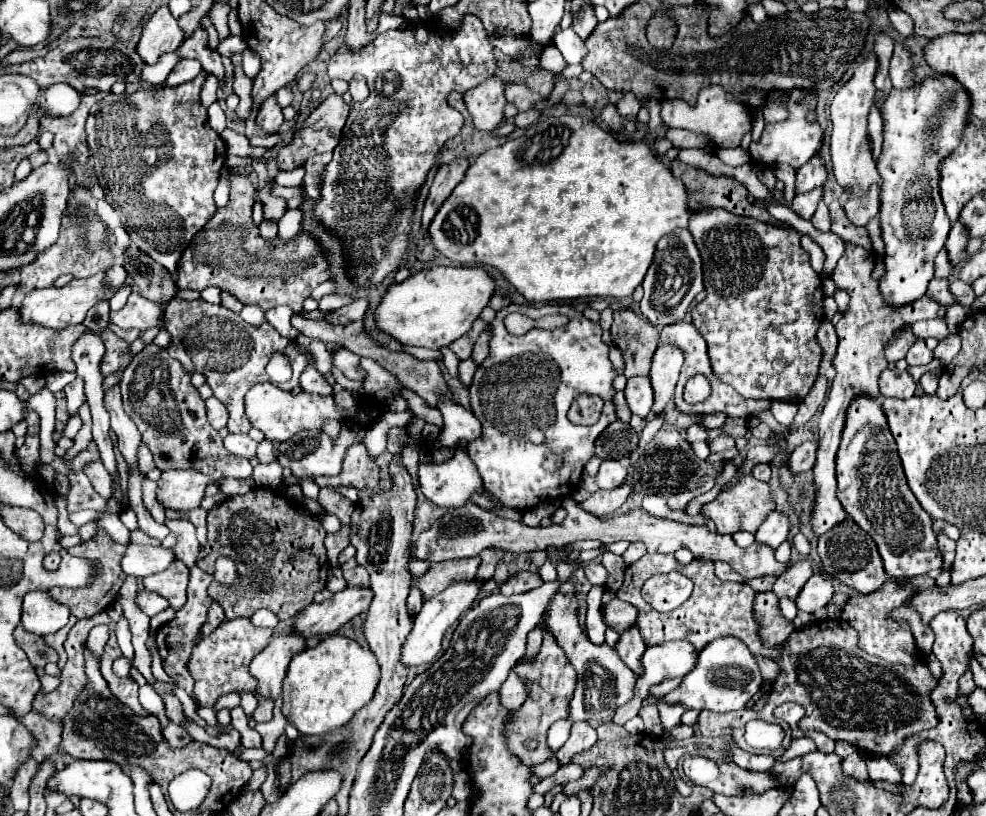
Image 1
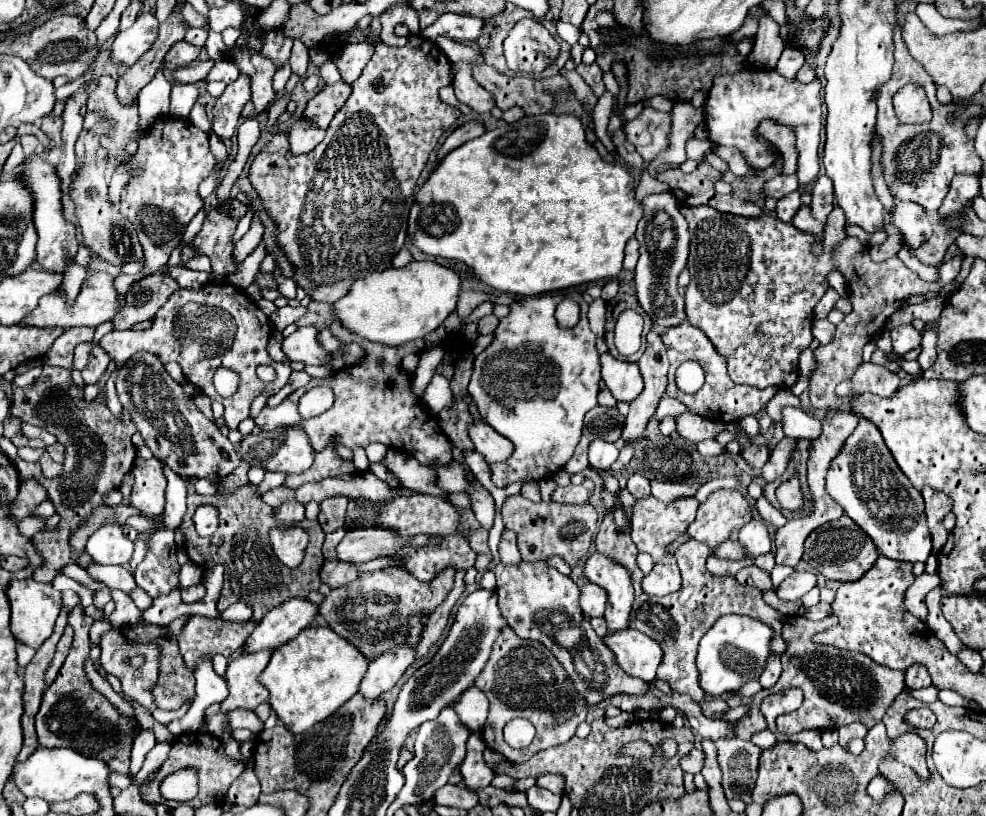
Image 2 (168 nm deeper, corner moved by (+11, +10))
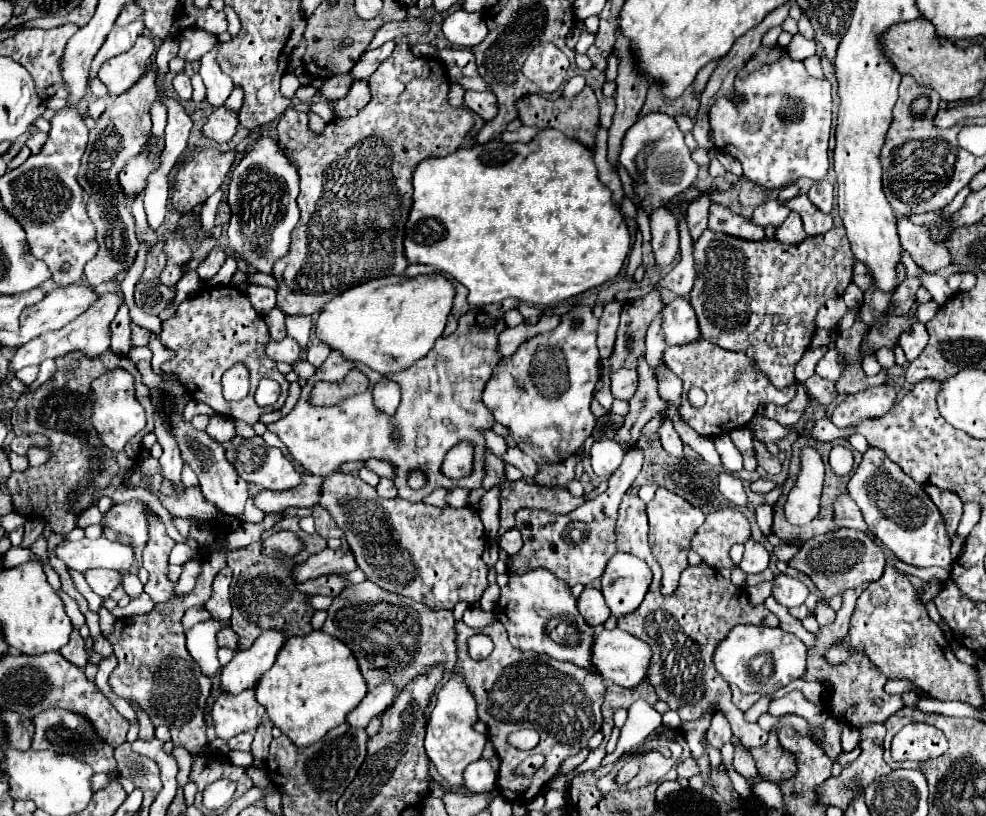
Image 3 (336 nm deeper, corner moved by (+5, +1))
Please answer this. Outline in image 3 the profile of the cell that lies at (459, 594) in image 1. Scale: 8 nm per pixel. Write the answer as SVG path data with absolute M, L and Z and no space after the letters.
M380 684L374 690L370 690L366 694L366 698L348 714L350 726L366 728L366 724L374 716L380 716L392 704L394 696L396 696L396 686L394 684Z

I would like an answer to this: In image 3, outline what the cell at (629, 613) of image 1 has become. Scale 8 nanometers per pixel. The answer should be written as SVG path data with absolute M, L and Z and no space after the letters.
M584 588L578 598L578 608L590 626L600 626L610 618L610 610L604 602L604 596L596 588Z

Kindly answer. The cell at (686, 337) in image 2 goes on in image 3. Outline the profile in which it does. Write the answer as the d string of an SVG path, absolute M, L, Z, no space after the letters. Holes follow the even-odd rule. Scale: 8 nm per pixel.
M702 338L696 340L696 344L666 348L664 362L684 384L680 414L684 422L690 428L694 428L698 434L714 434L714 436L730 434L734 428L744 428L746 424L750 424L750 420L756 416L760 406L768 406L768 404L784 406L796 394L796 386L784 390L774 388L766 380L766 376L752 366L752 360L746 354L724 350ZM692 386L702 388L708 396L706 404L700 408L692 406L688 400L688 390Z

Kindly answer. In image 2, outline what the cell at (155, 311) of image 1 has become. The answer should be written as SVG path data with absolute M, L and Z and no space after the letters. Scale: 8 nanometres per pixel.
M94 271L90 275L86 275L82 287L80 287L80 293L78 297L74 299L74 303L68 303L66 299L66 293L62 289L62 285L44 295L38 303L38 307L26 315L26 319L20 321L20 325L32 325L32 327L62 327L62 329L68 329L68 327L76 327L76 325L90 325L90 327L96 327L108 319L112 319L114 315L118 313L118 301L116 301L116 291L114 291L114 277L108 275L108 273L100 273L100 271Z

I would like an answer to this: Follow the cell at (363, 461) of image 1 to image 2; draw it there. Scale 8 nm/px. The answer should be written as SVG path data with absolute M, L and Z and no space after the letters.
M324 449L324 451L314 455L314 463L312 463L312 467L308 471L298 473L298 475L288 475L284 485L290 487L290 489L298 489L304 483L316 483L316 481L322 481L326 477L338 477L338 479L348 481L348 479L352 479L356 475L358 475L358 471L356 471L352 461L342 461L336 455L336 451Z

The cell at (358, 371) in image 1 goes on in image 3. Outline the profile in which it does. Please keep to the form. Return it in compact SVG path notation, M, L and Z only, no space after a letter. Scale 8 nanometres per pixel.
M288 336L282 342L272 342L270 340L266 352L276 362L294 364L294 362L300 362L302 360L302 346L294 338L288 338Z

